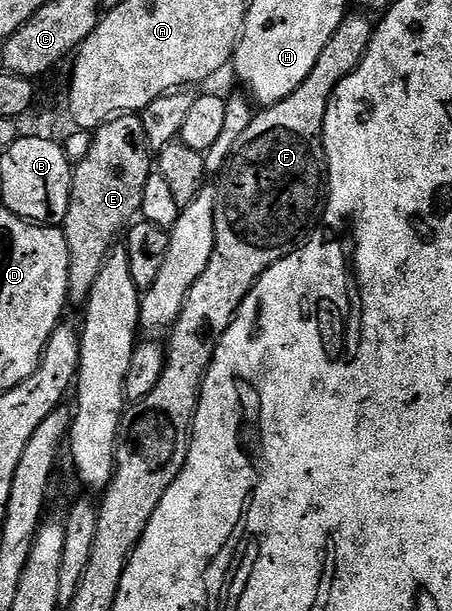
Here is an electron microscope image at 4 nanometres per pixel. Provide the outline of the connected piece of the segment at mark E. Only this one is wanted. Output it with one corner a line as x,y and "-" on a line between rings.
116,114
94,129
92,149
71,173
69,214
61,225
69,246
67,294
72,305
86,305
101,266
116,247
115,239
140,215
145,182
152,171
153,150
147,145
142,115

